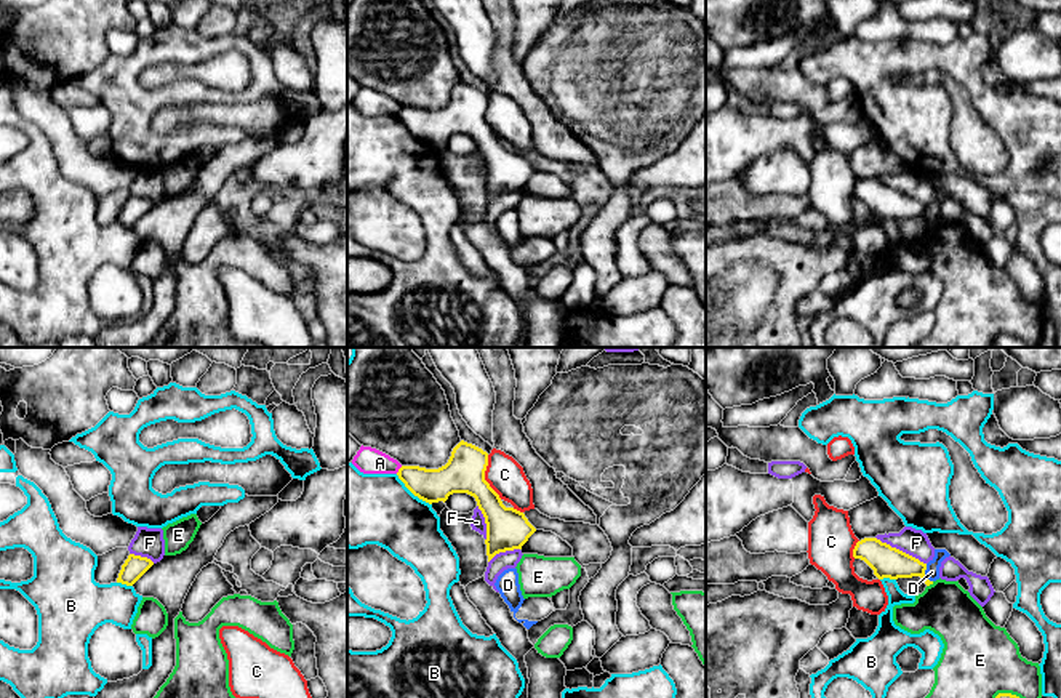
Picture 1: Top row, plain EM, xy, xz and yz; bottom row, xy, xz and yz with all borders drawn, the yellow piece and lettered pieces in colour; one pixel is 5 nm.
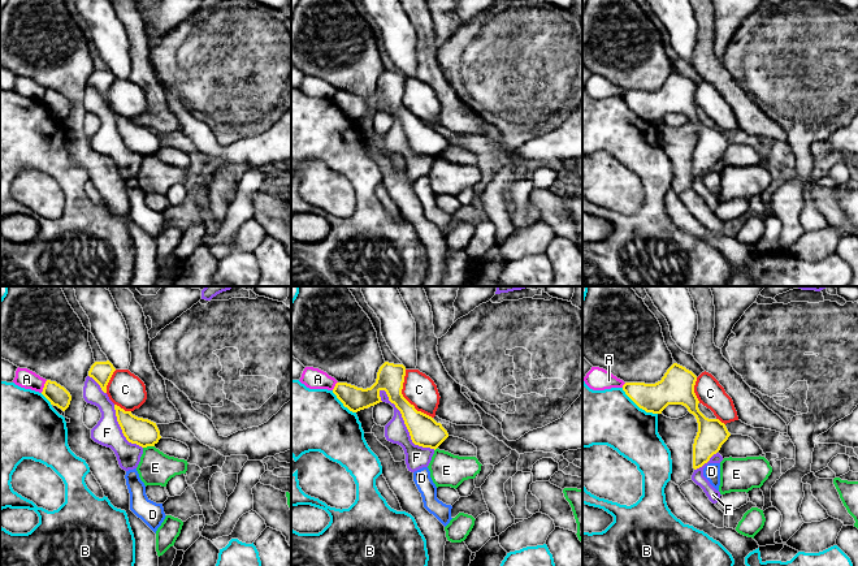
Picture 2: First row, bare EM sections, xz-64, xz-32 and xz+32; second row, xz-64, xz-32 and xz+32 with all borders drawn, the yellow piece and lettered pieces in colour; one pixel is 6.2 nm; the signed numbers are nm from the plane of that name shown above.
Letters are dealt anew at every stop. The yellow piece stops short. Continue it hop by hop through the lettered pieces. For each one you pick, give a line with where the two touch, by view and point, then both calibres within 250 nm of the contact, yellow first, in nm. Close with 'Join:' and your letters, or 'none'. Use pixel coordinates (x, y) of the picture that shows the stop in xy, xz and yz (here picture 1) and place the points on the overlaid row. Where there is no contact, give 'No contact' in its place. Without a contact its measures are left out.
Join: none

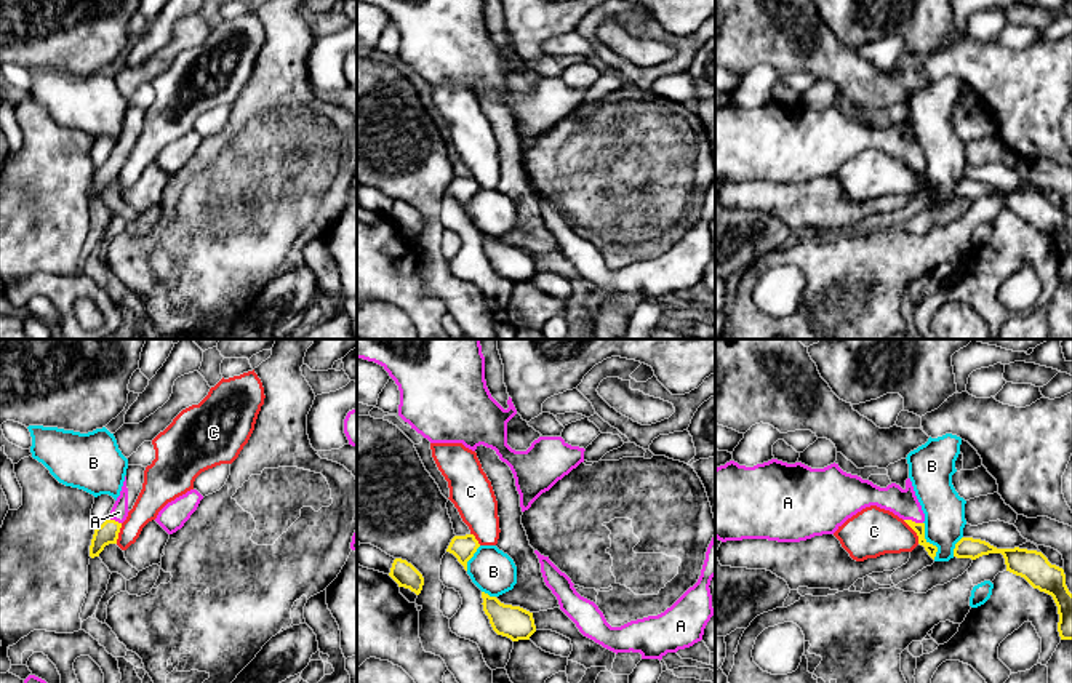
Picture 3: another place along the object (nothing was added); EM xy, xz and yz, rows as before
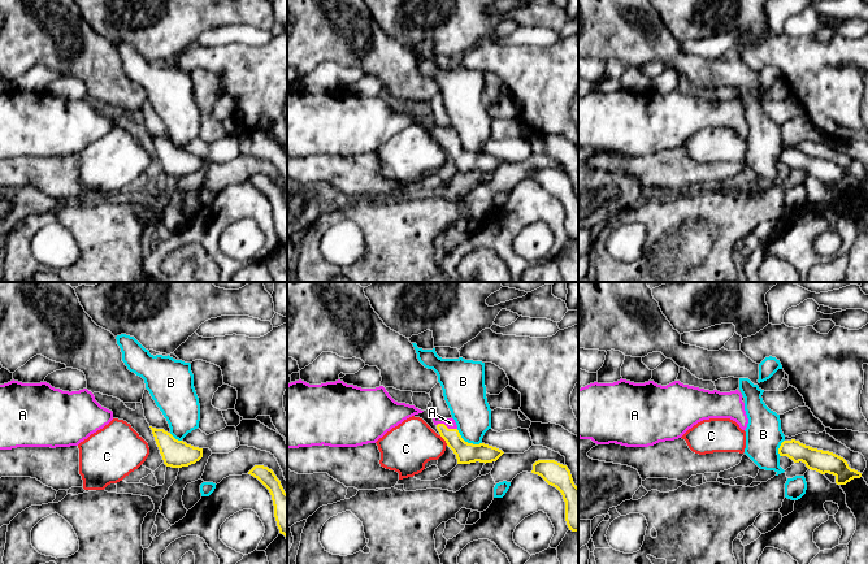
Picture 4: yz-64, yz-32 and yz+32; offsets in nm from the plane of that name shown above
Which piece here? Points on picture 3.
A: Touches yellow at yz (914, 522). Thickness 60 nm (yellow) against 140 nm
Join: A

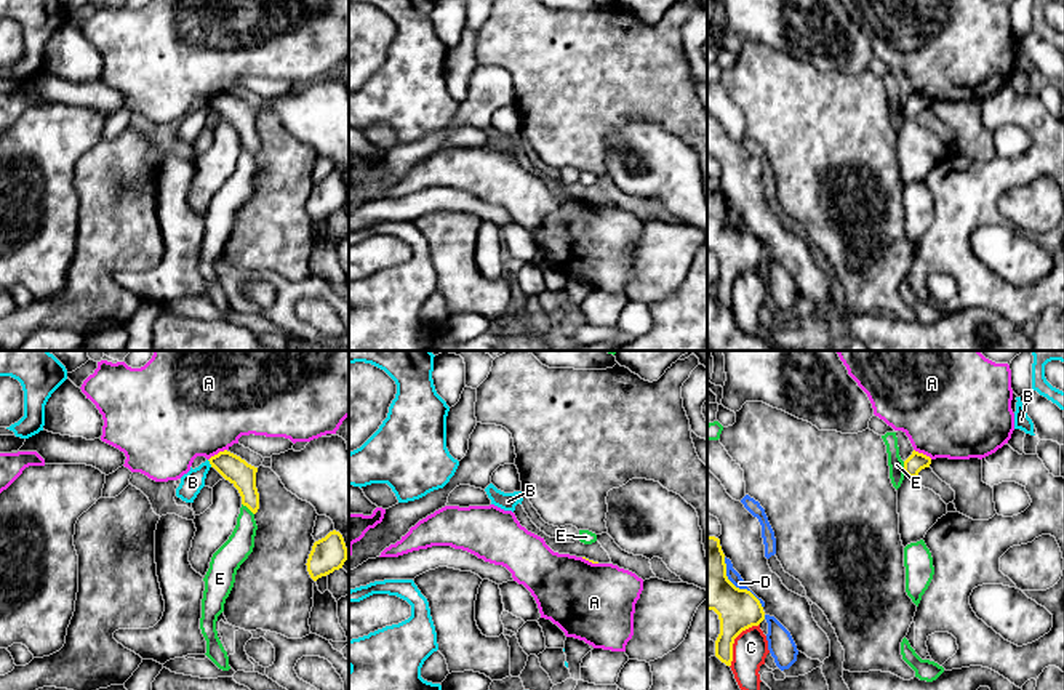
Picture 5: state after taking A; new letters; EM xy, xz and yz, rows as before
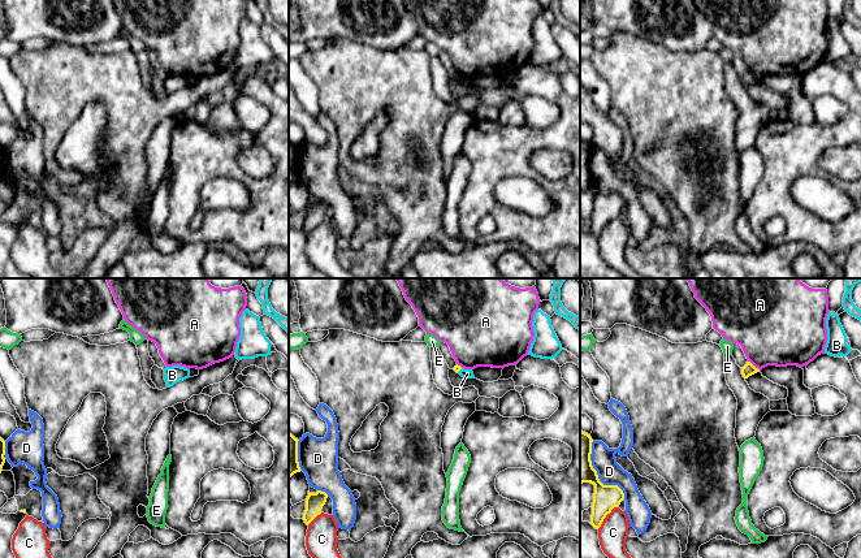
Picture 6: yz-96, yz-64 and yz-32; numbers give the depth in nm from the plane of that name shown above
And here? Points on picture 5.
Join: none

